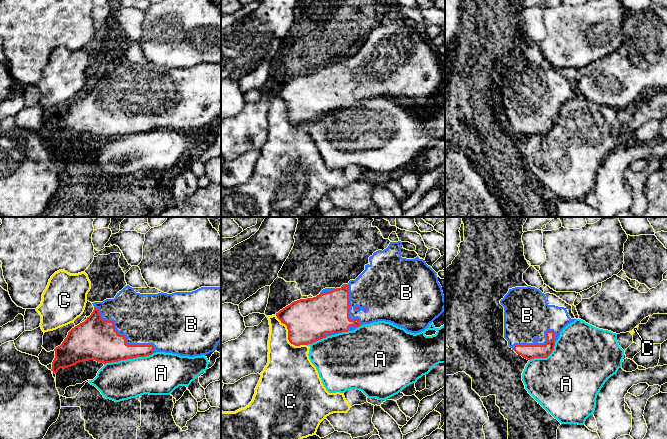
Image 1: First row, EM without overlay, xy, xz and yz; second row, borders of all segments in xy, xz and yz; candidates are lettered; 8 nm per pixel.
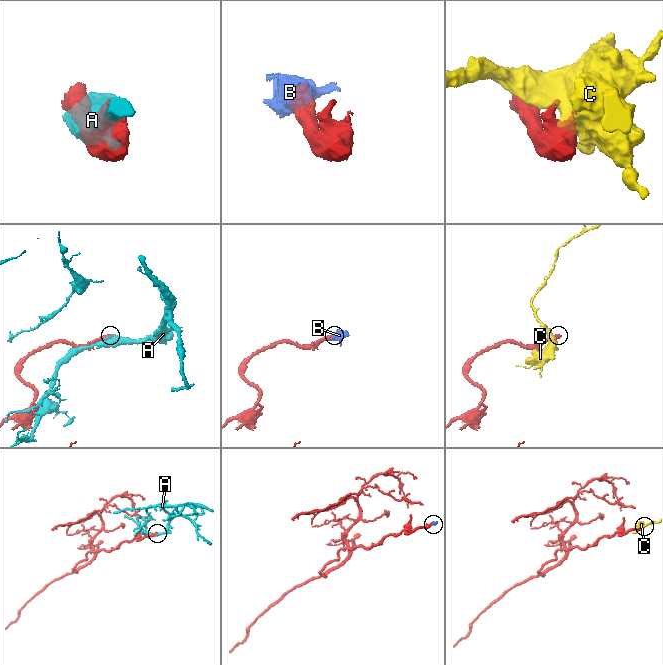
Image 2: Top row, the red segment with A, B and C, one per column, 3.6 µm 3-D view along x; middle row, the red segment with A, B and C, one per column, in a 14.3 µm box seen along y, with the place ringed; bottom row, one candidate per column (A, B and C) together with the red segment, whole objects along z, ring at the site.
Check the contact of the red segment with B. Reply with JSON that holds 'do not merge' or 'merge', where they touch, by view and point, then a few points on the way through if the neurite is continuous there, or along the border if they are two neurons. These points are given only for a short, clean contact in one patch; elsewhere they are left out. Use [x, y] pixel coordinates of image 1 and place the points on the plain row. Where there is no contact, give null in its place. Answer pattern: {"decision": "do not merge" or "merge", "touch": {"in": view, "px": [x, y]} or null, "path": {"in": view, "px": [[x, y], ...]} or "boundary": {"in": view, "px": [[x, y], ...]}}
{"decision": "merge", "touch": {"in": "xy", "px": [124, 112]}}

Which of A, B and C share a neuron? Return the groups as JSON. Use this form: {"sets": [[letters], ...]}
{"sets": [["A"], ["B"], ["C"]]}

